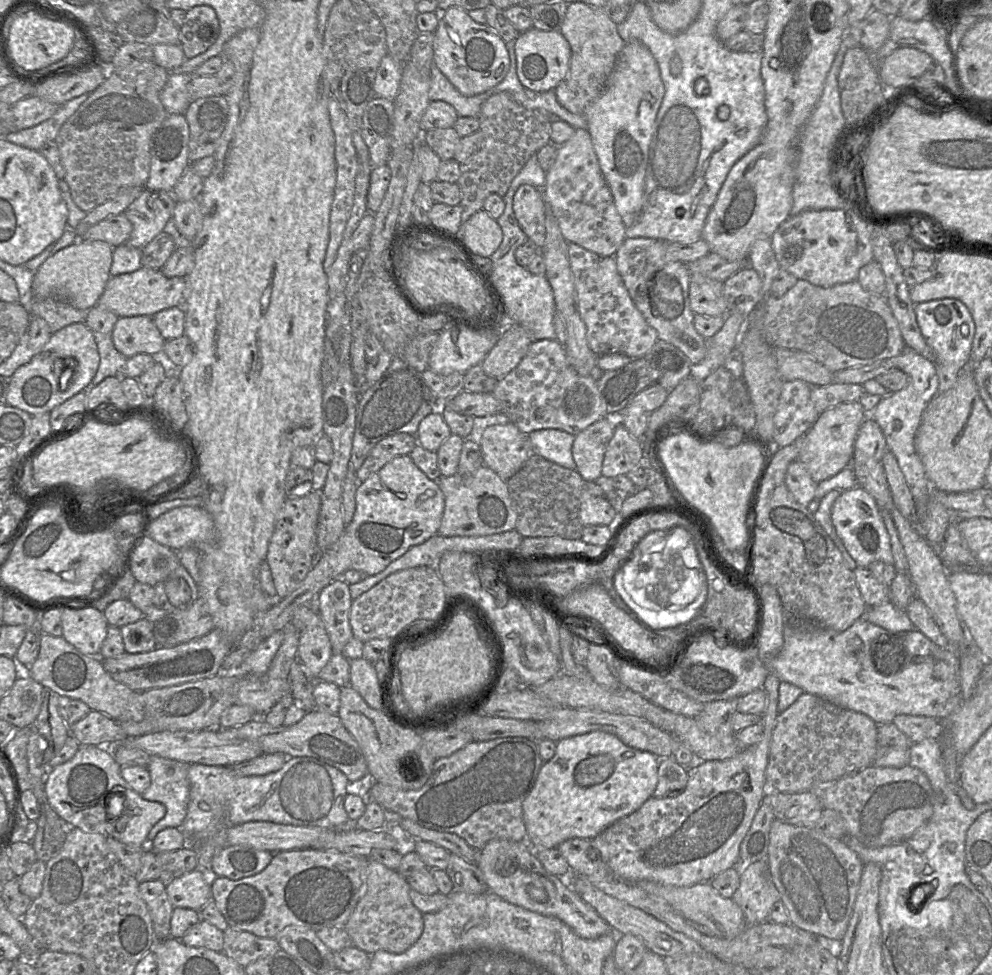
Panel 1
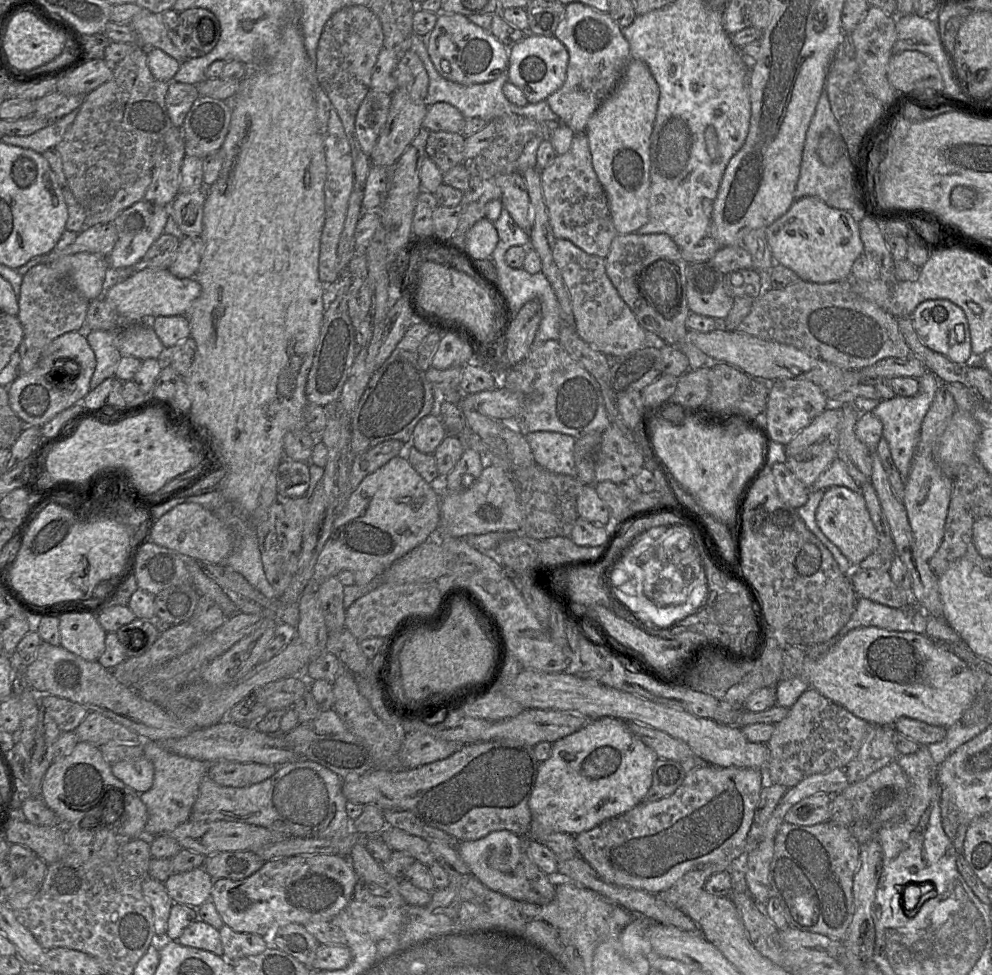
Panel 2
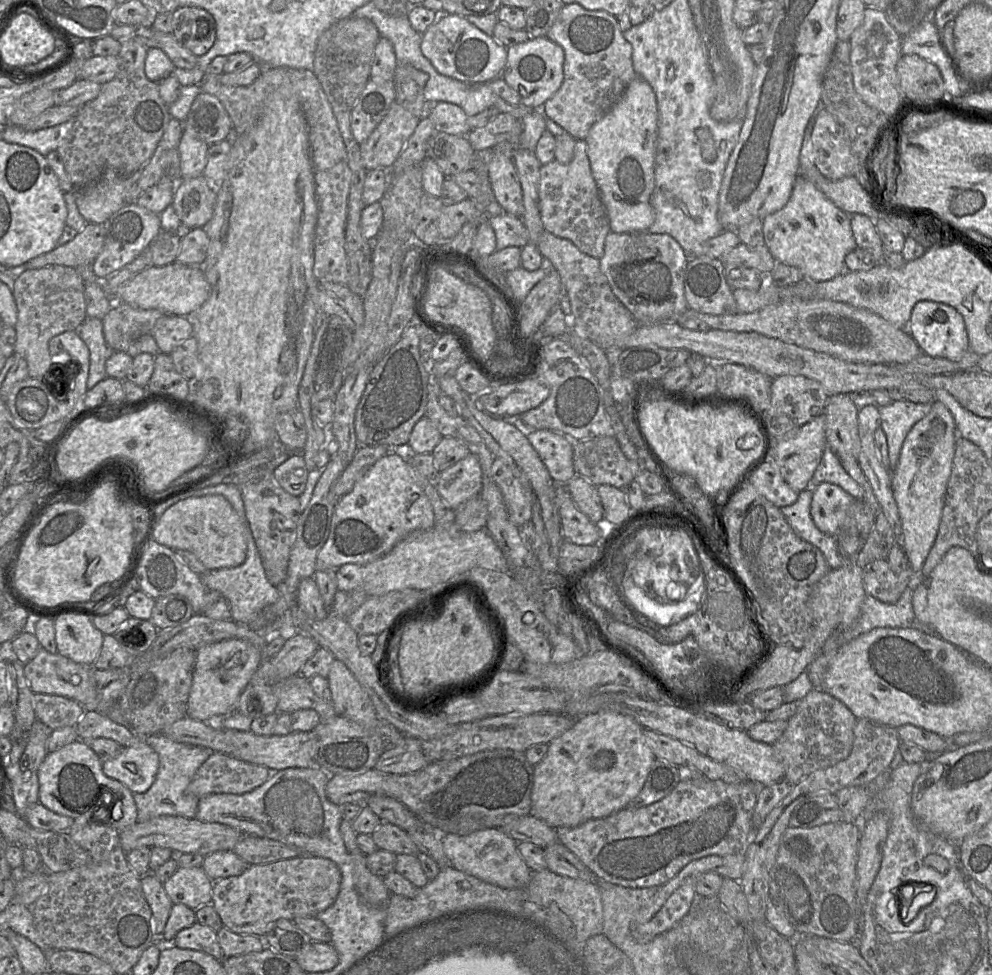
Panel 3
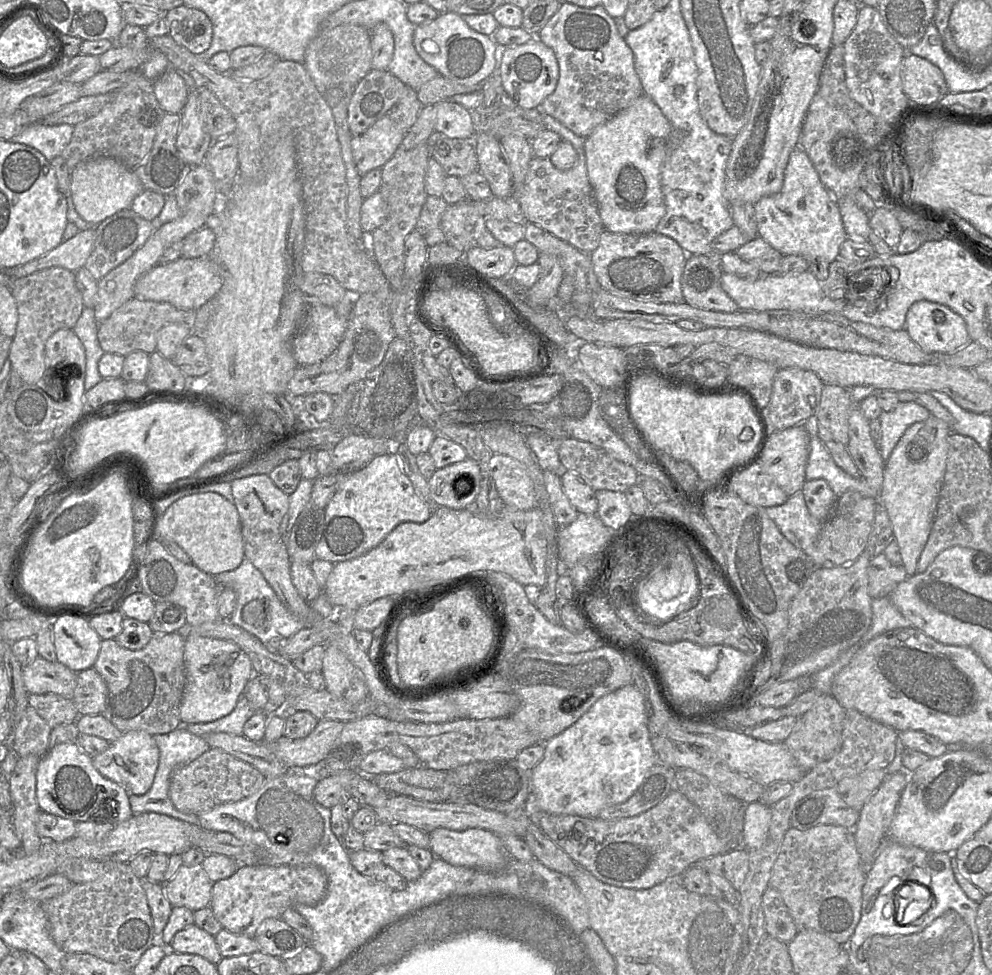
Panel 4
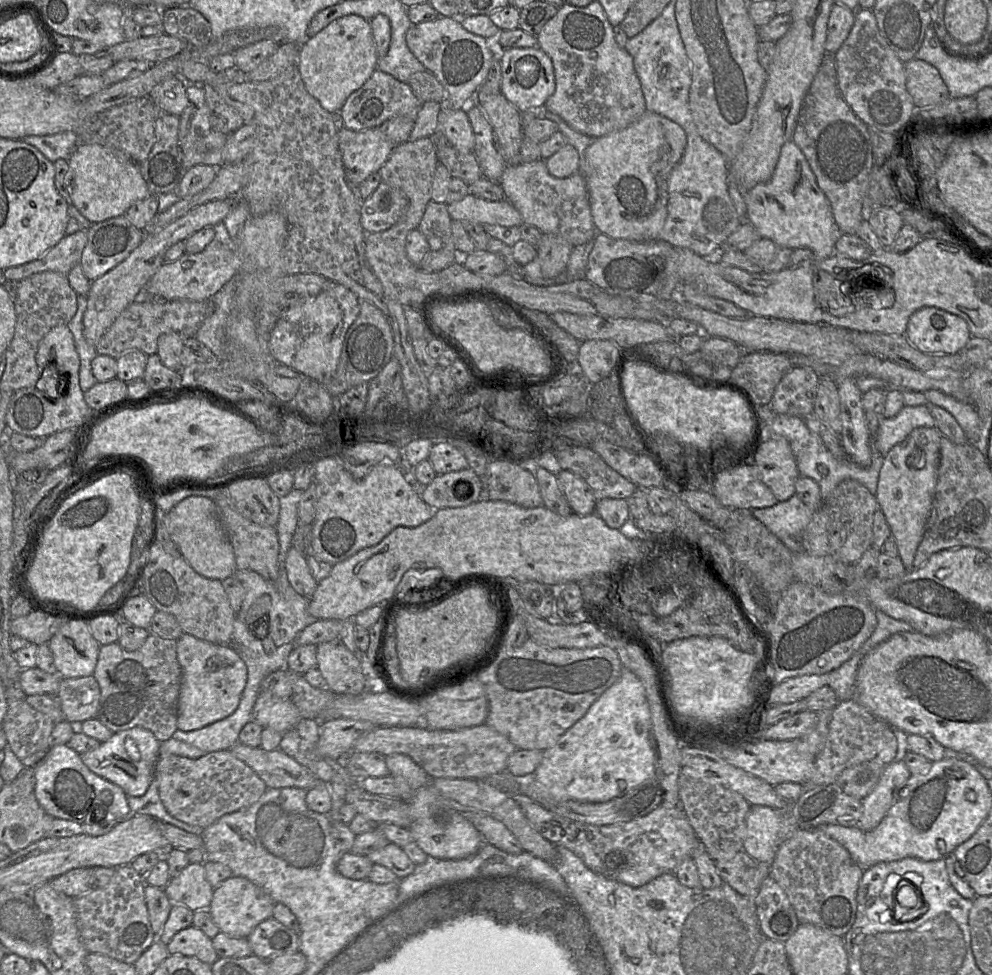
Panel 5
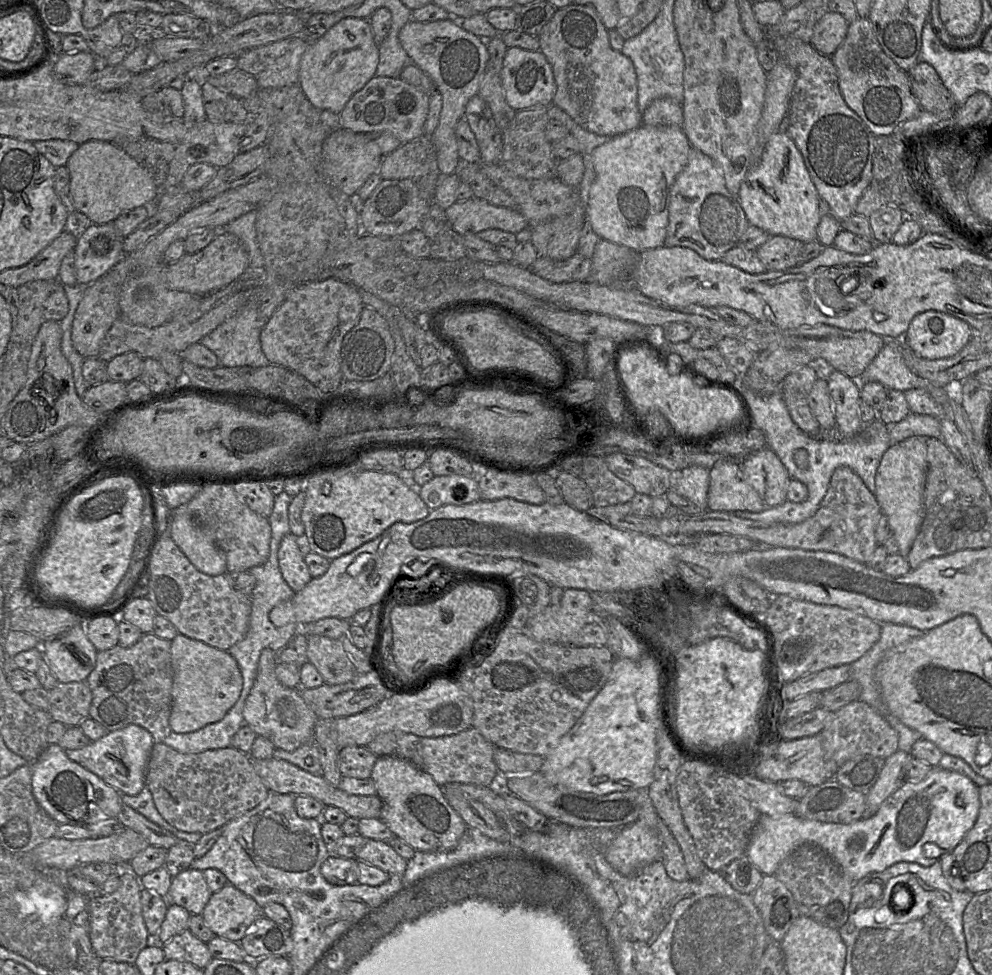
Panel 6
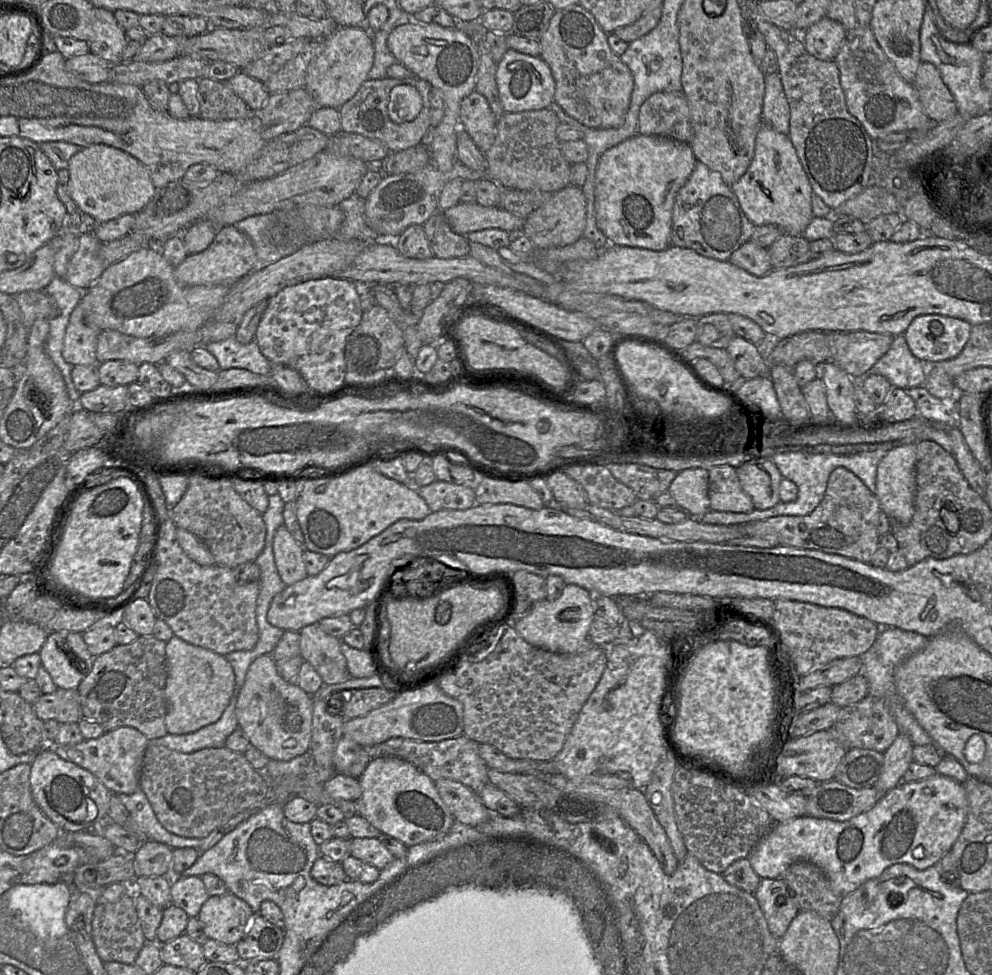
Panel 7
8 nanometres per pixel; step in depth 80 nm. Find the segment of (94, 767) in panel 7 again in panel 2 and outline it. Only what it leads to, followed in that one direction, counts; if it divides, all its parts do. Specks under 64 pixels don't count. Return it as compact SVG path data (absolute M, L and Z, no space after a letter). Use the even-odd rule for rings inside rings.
M144 755L111 765L113 775L141 794L148 791L154 781L154 765Z

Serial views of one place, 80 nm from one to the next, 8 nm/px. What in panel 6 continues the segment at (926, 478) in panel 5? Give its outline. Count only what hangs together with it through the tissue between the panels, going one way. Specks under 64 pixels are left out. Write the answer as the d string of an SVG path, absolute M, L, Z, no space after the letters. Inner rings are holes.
M912 436L893 444L883 455L876 473L877 502L881 512L887 517L892 535L898 543L898 553L905 559L918 535L925 514L927 439L923 436Z

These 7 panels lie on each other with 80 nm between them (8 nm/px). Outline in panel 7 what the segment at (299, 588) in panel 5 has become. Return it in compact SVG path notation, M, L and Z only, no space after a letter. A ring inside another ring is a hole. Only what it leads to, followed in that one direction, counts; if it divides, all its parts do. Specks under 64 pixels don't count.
M284 525L275 532L273 553L279 576L287 586L308 576L303 562L304 552Z

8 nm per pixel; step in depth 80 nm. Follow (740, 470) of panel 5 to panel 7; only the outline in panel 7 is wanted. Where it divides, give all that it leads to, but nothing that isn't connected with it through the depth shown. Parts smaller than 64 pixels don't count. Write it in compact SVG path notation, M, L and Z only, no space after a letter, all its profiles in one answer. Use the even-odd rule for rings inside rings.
M720 465L709 470L710 510L748 513L754 510L751 497L743 490L736 468Z

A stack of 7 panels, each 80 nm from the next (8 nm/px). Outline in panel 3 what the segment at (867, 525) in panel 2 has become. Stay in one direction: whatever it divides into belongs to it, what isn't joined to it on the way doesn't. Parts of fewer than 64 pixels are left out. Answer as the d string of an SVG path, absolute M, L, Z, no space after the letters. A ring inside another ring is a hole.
M824 482L813 490L810 508L815 525L824 533L836 536L851 519L855 500L840 486Z

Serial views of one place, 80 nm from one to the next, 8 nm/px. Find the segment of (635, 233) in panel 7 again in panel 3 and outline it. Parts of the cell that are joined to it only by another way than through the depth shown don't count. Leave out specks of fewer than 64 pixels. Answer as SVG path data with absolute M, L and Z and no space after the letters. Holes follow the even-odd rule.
M636 76L622 97L591 127L586 137L591 172L612 232L648 232L654 222L651 197L655 187L657 137L656 95L647 81Z

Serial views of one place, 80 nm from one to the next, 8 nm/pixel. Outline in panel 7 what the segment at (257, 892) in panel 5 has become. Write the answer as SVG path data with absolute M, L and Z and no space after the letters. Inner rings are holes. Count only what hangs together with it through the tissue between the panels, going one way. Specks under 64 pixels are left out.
M226 892L210 896L197 918L206 936L219 943L236 945L243 937L255 913L242 899Z

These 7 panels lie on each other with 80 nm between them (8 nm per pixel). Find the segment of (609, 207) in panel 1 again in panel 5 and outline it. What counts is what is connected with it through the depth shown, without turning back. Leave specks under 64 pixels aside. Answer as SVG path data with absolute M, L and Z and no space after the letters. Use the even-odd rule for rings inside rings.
M539 159L529 163L520 163L516 166L506 166L499 181L505 198L518 210L525 224L535 226L542 233L558 234L573 247L593 240L598 232L591 215L584 177L577 171L569 177L556 178L549 173L545 160Z

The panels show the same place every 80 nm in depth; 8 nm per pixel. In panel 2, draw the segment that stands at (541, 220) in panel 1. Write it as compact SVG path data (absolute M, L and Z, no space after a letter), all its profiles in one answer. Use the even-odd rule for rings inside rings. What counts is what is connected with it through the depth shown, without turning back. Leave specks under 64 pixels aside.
M518 171L510 174L500 175L496 179L497 185L501 188L501 202L522 229L529 234L534 223L534 209L529 200L526 183Z

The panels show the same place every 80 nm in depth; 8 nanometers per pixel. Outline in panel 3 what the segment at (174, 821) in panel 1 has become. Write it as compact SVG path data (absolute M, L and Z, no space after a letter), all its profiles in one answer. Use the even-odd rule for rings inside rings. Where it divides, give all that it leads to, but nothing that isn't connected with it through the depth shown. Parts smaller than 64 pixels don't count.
M163 734L143 738L158 754L159 768L152 786L144 793L133 794L137 807L137 822L145 822L162 815L195 818L200 799L194 794L188 793L188 786L199 767L214 751L202 746L173 741Z

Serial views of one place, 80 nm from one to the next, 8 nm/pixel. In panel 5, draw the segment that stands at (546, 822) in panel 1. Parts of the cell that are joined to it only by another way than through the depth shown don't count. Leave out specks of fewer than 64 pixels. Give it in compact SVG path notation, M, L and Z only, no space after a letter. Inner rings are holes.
M623 668L620 678L600 695L586 714L570 727L553 747L543 751L542 762L532 777L560 801L600 803L623 796L644 781L655 777L654 752L650 743L650 718L642 682L633 672Z

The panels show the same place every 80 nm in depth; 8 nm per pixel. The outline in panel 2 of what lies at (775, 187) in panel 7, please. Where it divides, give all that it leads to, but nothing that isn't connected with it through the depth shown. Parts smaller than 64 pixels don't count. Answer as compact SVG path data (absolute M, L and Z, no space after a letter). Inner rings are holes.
M806 196L800 199L795 199L791 207L784 215L766 227L766 236L775 262L778 262L793 270L801 280L814 283L830 283L835 281L848 280L851 276L853 263L860 255L864 253L863 243L859 234L858 222L860 219L862 218L858 218L856 215L853 215L850 212L828 206L824 201L815 196Z

